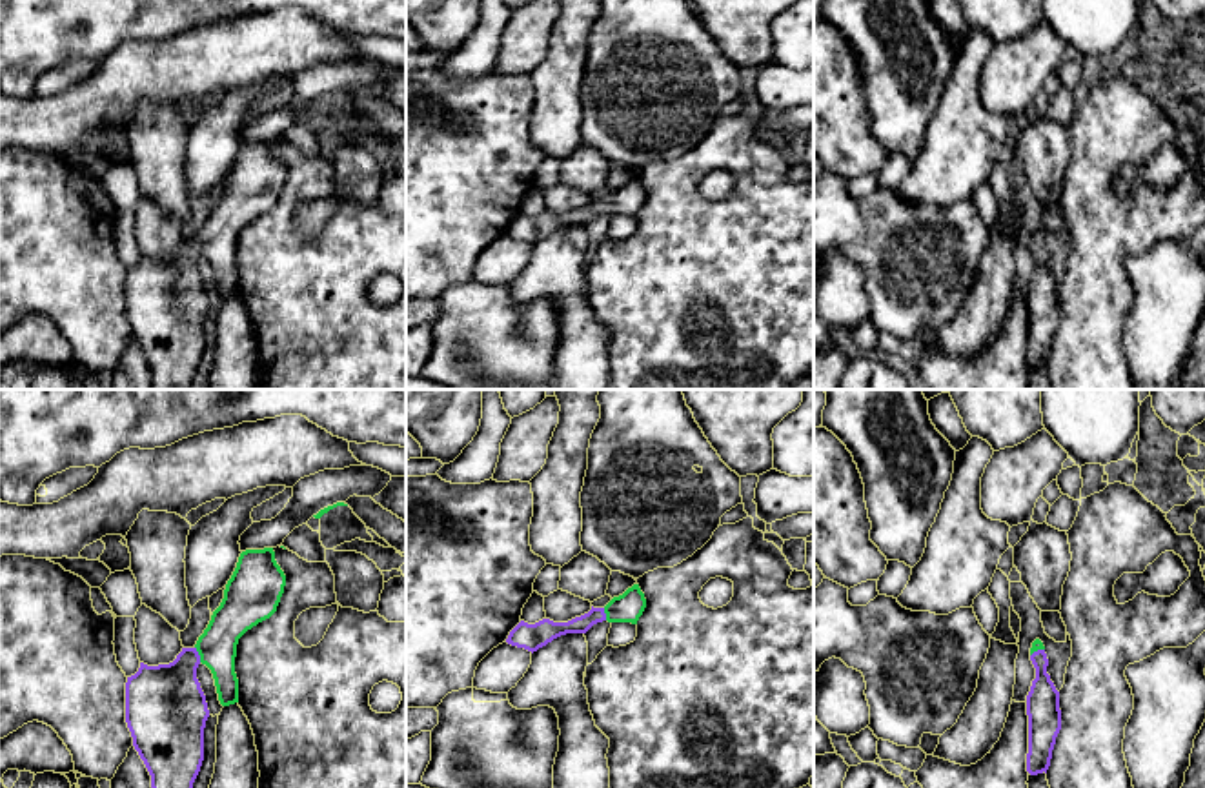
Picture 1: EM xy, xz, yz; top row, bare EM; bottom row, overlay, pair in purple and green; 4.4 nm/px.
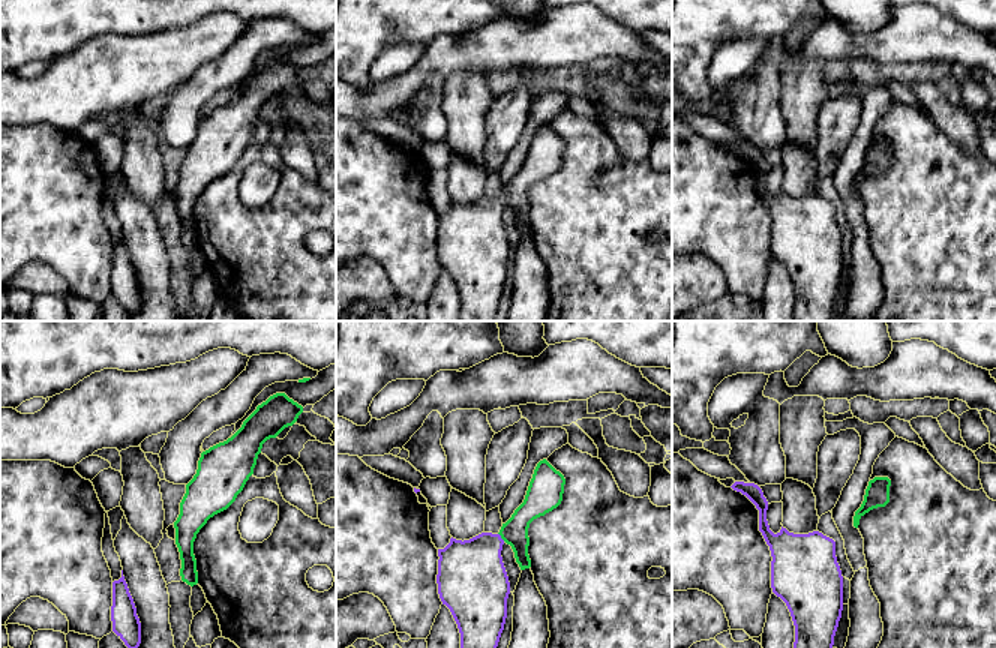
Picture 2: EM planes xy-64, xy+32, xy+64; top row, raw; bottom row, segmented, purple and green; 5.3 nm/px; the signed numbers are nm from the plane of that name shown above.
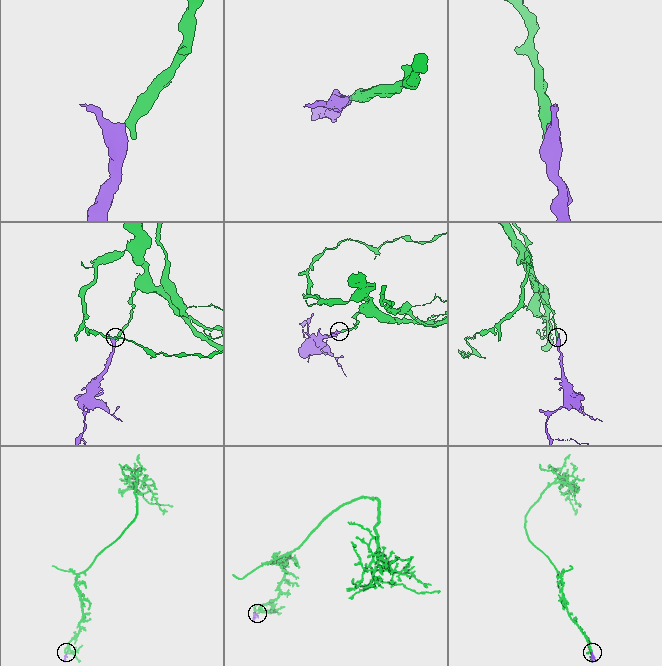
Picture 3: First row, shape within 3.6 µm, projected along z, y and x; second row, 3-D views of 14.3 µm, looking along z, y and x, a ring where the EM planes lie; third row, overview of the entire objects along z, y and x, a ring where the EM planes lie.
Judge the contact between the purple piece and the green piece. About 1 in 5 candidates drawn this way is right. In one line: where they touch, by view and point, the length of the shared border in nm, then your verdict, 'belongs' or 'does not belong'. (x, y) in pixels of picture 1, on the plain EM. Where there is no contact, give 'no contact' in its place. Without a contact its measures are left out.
meets purple in xy at (197, 246); contact 80 nm long; belongs

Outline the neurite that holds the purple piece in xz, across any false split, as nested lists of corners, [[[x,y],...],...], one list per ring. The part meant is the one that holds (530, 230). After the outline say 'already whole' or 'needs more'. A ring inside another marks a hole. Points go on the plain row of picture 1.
[[[633,177],[623,187],[613,189],[604,200],[592,198],[588,206],[575,209],[568,215],[553,215],[550,211],[542,211],[535,217],[528,217],[521,213],[510,224],[506,235],[533,246],[561,227],[586,226],[593,217],[602,213],[637,217],[644,200],[644,186],[641,184],[639,177]]]; needs more

